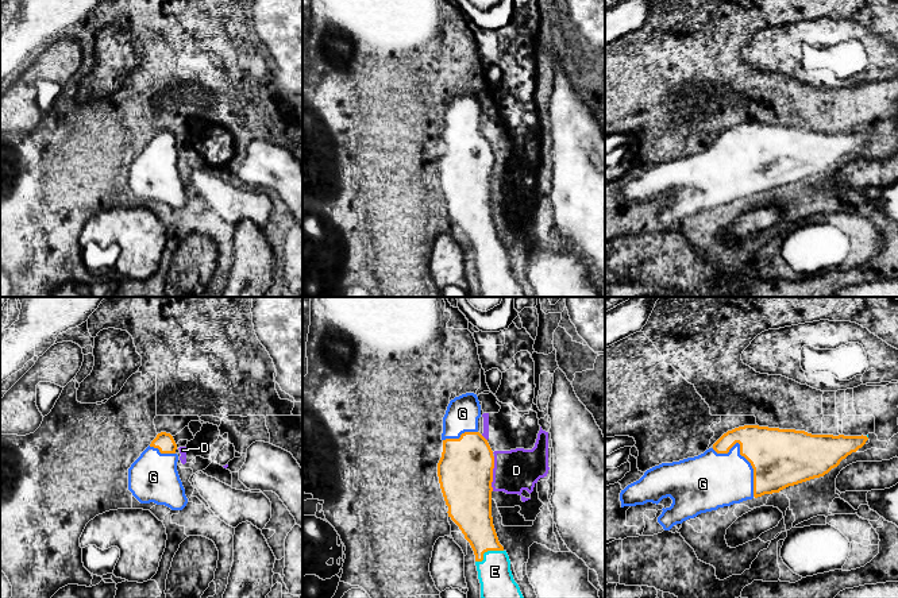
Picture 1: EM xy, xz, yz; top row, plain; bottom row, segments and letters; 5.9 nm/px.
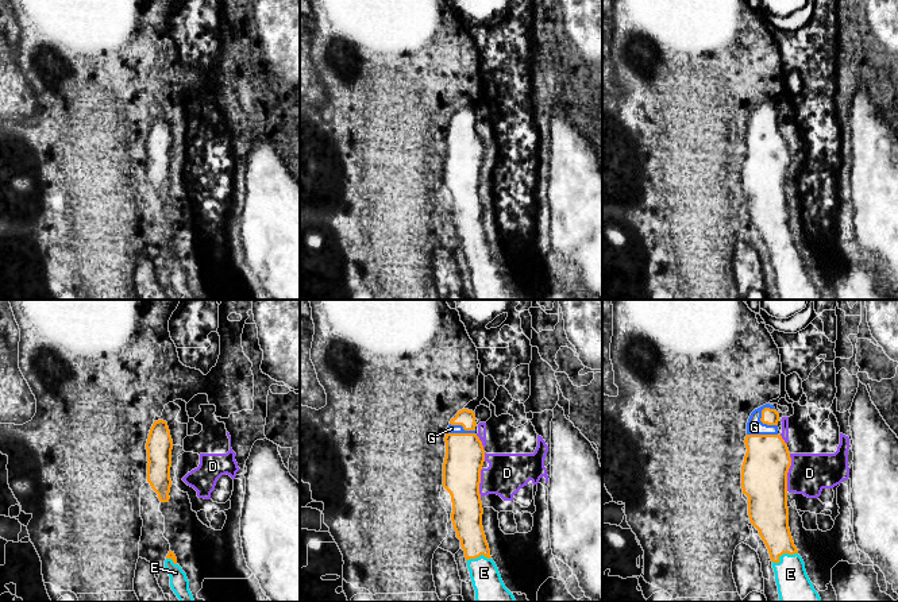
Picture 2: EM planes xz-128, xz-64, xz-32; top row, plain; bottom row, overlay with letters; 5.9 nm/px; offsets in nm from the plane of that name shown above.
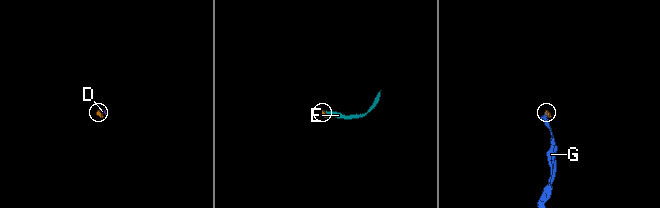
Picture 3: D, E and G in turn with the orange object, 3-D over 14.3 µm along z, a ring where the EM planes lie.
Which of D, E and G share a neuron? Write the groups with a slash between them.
D / E G

